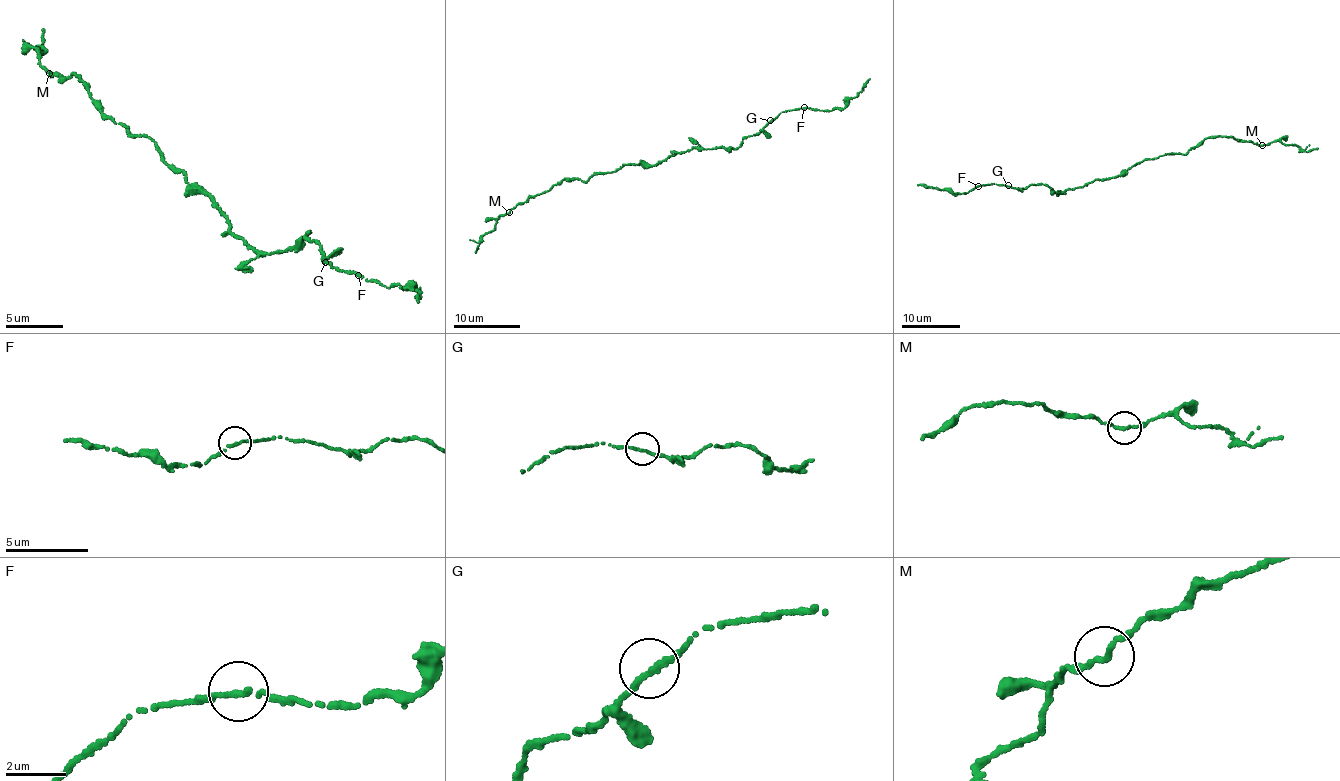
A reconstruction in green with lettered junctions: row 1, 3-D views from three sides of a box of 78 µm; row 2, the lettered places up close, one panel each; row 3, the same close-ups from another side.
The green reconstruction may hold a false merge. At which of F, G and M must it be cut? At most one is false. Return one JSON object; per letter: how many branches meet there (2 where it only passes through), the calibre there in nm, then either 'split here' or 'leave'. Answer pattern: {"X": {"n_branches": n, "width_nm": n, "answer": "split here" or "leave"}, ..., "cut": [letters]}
{"F": {"n_branches": 2, "width_nm": 180, "answer": "leave"}, "G": {"n_branches": 2, "width_nm": 200, "answer": "leave"}, "M": {"n_branches": 2, "width_nm": 200, "answer": "leave"}, "cut": []}

